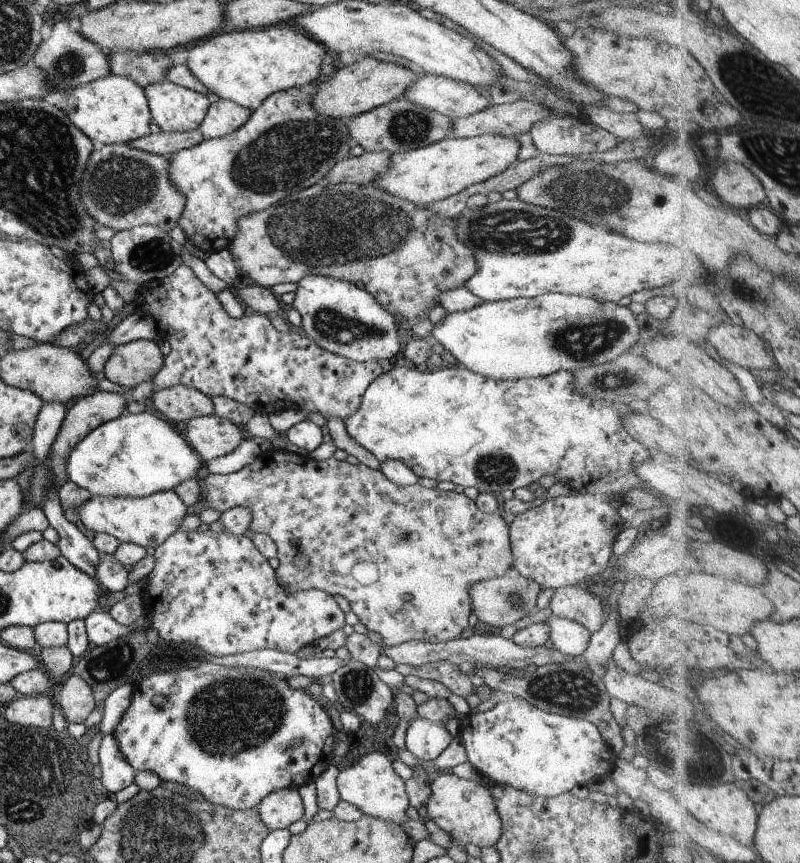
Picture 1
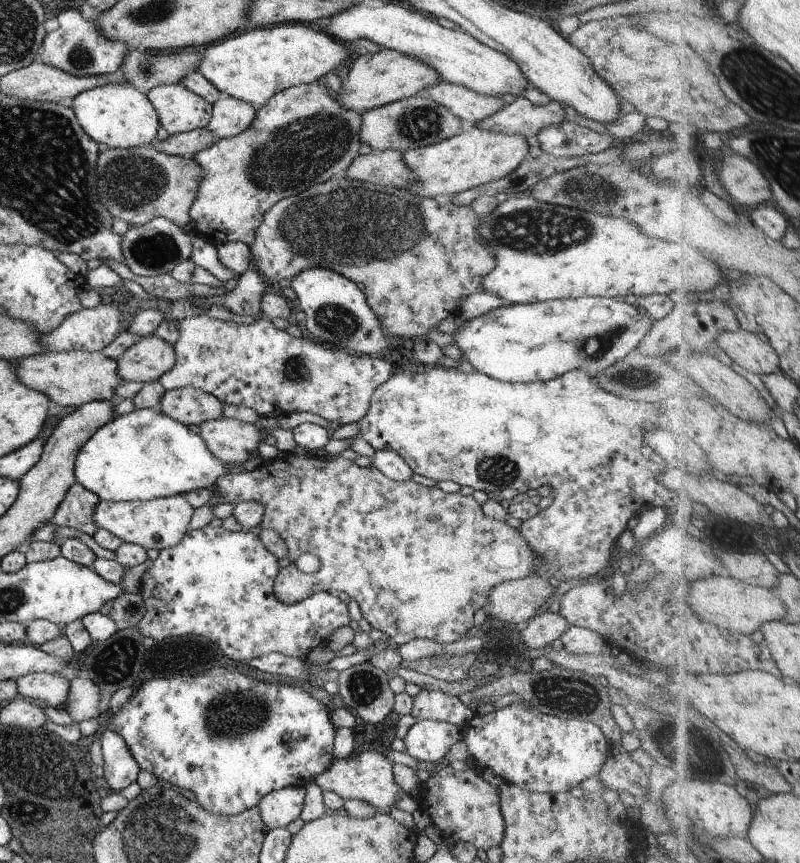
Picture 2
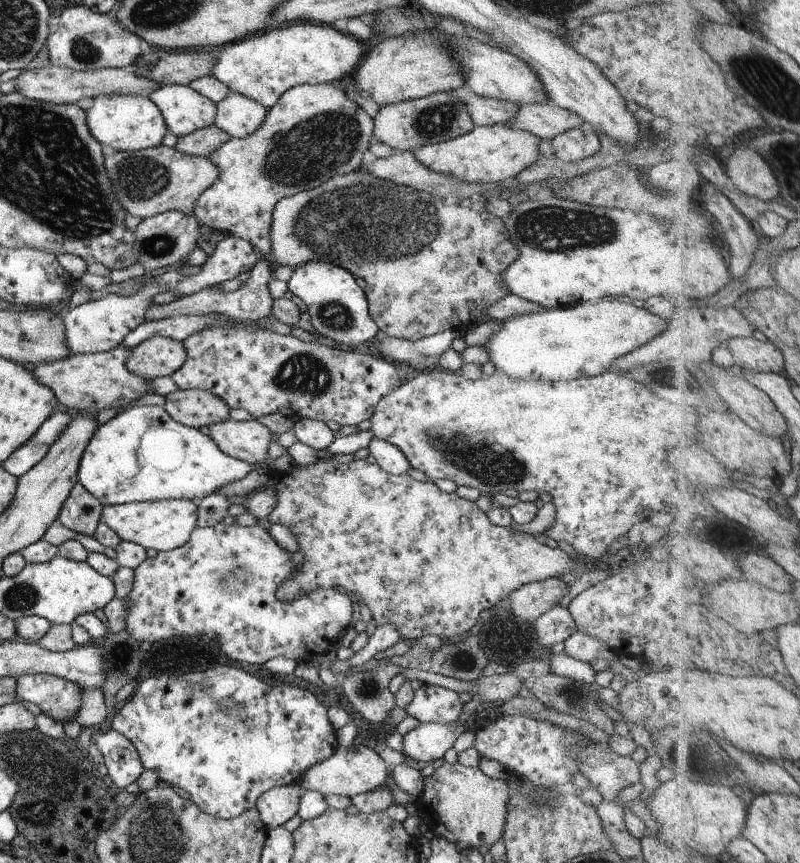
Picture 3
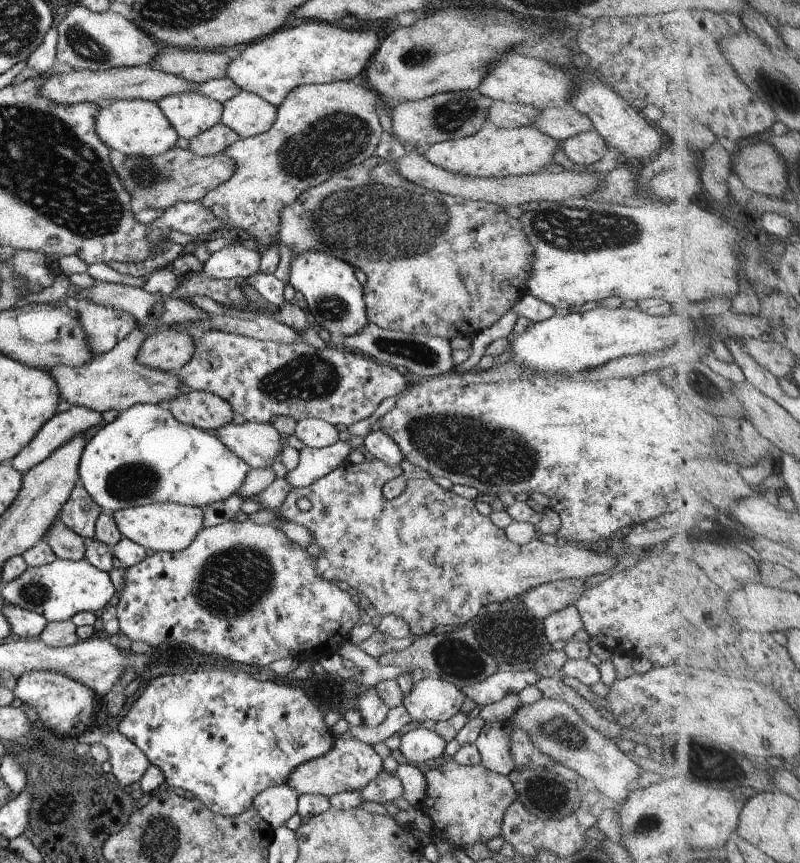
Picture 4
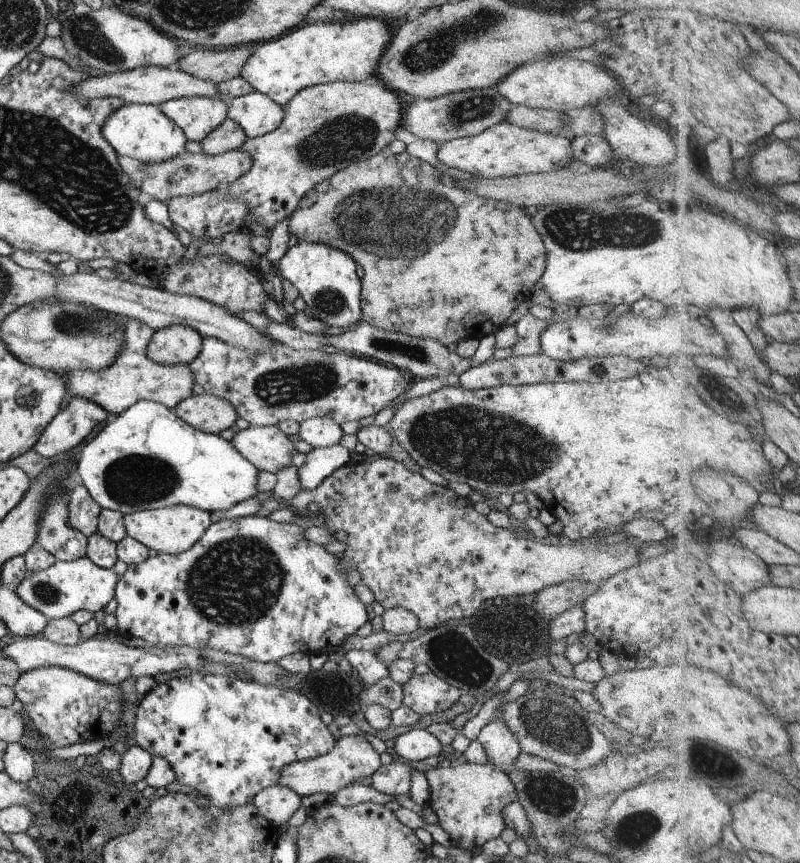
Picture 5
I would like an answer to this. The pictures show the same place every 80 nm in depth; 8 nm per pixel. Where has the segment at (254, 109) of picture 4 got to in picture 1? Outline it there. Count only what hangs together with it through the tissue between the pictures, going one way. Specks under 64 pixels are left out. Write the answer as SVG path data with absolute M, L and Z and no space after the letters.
M225 99L210 104L197 130L204 139L223 137L233 133L249 119L251 112Z

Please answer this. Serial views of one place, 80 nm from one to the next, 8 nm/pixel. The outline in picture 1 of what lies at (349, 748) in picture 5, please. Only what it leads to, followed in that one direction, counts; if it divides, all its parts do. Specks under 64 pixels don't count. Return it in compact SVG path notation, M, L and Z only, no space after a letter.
M369 752L363 758L359 758L355 764L341 768L338 770L335 783L340 801L355 806L362 816L393 822L399 830L402 830L401 826L407 820L405 811L409 807L404 781L395 774L391 763L383 754Z

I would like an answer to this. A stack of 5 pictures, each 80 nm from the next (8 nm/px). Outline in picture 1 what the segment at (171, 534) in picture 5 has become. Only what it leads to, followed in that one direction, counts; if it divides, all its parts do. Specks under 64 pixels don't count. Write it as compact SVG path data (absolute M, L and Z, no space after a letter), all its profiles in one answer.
M161 490L161 492L155 492L155 494L149 494L149 496L141 496L136 498L119 497L119 496L89 496L87 502L81 502L79 508L74 509L75 520L78 525L81 525L84 530L95 533L106 533L115 538L119 543L134 543L141 546L143 549L147 547L154 548L159 546L161 542L165 541L179 529L179 524L183 522L185 518L185 512L187 508L181 500L174 494L172 490Z

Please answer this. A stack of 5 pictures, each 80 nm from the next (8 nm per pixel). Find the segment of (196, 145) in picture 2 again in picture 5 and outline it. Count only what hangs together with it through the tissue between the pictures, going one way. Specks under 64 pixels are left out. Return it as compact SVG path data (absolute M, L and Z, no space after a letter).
M226 118L199 143L203 153L218 155L233 149L239 149L246 139L242 128Z

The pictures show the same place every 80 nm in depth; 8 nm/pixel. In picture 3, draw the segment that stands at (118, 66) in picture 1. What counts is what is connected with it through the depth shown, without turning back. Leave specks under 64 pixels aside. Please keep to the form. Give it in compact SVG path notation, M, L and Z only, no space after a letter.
M147 48L136 59L132 68L135 76L145 76L151 82L162 85L187 85L201 76L209 77L216 57L205 50L165 50Z

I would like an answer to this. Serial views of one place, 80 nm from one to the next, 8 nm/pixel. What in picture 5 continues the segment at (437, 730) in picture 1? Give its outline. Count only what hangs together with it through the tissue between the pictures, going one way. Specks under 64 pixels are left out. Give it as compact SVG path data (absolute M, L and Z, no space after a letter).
M413 728L394 738L391 753L407 762L417 762L429 756L441 754L441 744L425 729Z

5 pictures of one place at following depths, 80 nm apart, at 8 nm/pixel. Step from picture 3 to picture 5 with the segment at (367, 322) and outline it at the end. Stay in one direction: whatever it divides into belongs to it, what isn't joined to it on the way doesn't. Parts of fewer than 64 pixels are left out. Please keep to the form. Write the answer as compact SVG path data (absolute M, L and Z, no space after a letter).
M298 241L289 247L276 263L267 263L265 258L265 255L258 256L257 270L269 275L276 273L273 275L277 275L280 280L288 280L297 289L299 297L303 299L313 318L318 317L323 324L340 332L347 330L347 326L351 326L360 320L360 278L355 273L355 262L349 253L335 249L334 246L325 243Z

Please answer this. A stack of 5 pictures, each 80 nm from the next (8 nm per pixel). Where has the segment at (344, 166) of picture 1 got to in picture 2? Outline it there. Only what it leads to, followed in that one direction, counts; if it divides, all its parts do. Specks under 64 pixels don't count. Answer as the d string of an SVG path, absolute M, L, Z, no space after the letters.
M397 150L372 151L364 156L355 156L343 178L351 182L393 186L397 189L413 186L413 174L407 170L401 158L402 152Z

